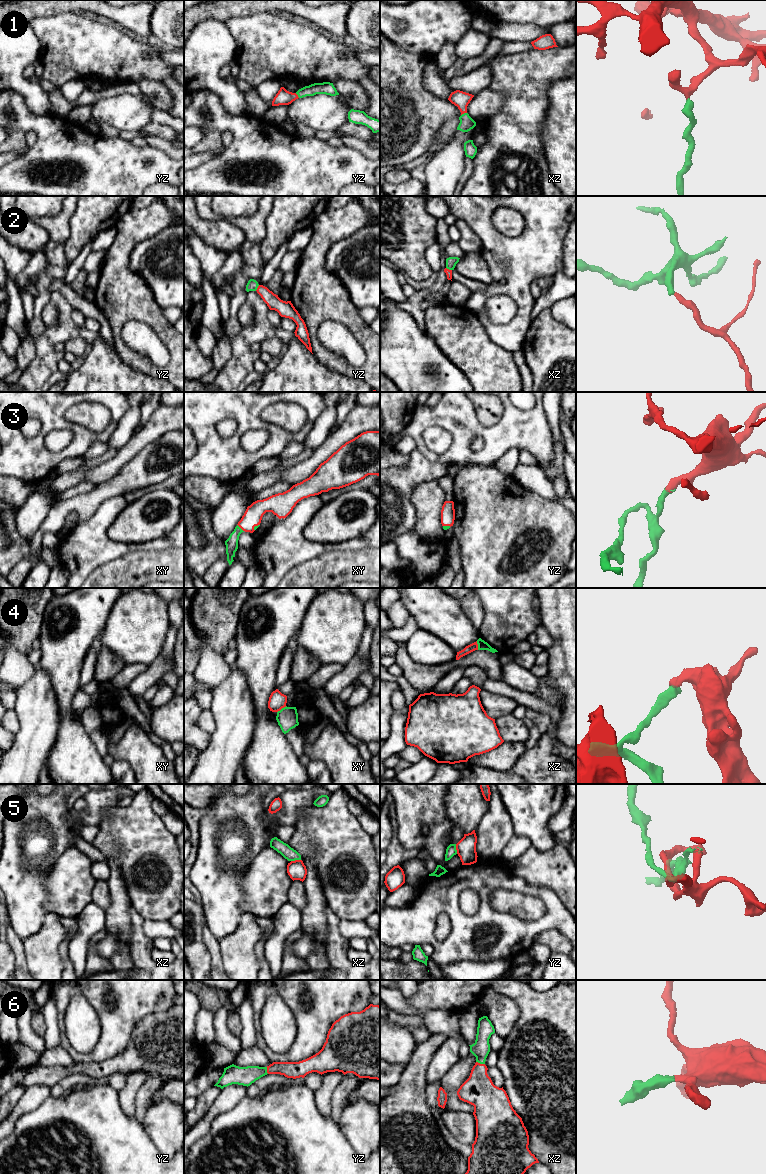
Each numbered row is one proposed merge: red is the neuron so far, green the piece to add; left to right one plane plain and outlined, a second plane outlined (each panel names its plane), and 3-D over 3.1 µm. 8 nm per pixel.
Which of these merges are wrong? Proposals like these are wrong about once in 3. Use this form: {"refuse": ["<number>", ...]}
{"refuse": ["4", "5"]}

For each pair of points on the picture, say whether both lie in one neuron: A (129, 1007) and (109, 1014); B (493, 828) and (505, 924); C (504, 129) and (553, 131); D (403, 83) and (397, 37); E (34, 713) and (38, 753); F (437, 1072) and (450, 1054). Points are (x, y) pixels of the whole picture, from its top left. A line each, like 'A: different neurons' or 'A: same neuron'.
A: same neuron
B: different neurons
C: different neurons
D: different neurons
E: same neuron
F: same neuron

